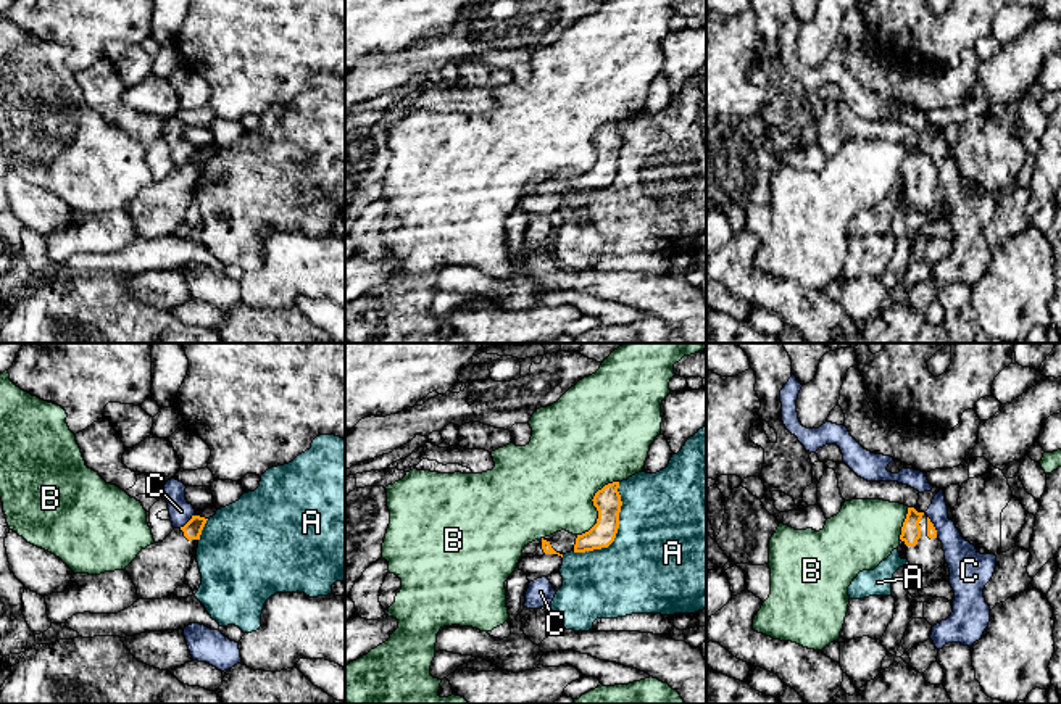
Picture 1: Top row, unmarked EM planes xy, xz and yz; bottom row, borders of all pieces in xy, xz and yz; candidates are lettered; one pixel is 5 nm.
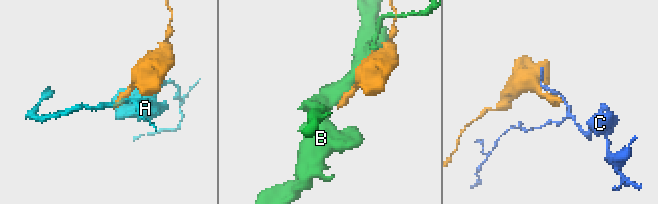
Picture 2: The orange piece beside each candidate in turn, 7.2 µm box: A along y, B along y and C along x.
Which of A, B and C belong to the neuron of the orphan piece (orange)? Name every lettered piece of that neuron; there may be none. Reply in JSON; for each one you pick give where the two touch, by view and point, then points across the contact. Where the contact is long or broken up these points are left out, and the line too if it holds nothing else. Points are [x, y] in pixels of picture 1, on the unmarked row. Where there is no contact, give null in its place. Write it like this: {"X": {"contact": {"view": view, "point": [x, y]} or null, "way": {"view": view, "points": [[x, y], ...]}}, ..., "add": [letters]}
{"add": []}

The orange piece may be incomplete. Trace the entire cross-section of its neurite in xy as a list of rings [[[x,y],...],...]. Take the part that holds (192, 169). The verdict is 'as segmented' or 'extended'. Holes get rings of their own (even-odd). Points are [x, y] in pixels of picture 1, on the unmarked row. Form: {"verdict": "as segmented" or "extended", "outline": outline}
{"verdict": "extended", "outline": [[[192,155],[184,166],[174,168],[163,180],[142,188],[126,206],[137,227],[139,238],[171,235],[185,221],[185,213],[195,198],[206,159]]]}

